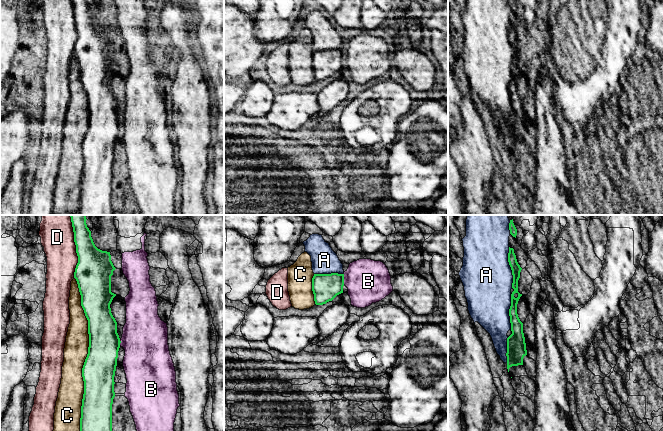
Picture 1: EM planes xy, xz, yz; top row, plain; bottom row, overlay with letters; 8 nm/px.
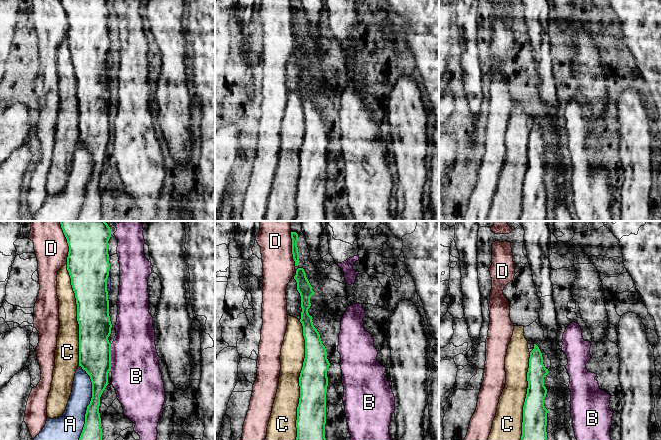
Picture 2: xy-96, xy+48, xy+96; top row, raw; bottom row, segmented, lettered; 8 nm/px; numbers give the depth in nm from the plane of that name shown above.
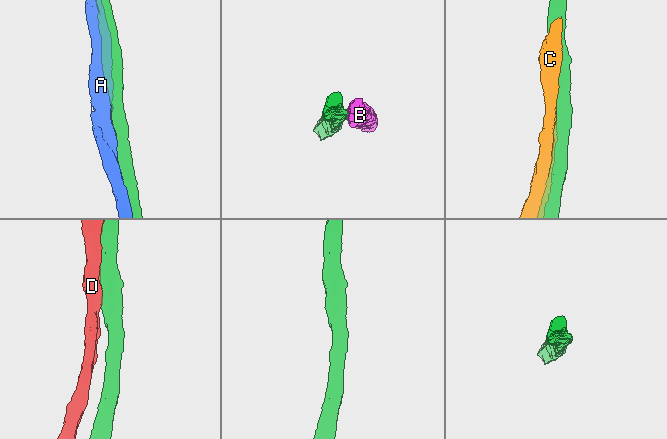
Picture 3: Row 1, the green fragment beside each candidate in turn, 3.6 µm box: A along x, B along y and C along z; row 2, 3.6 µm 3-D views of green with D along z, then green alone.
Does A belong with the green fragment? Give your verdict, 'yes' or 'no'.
no

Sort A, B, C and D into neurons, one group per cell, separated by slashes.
A / B / C / D

